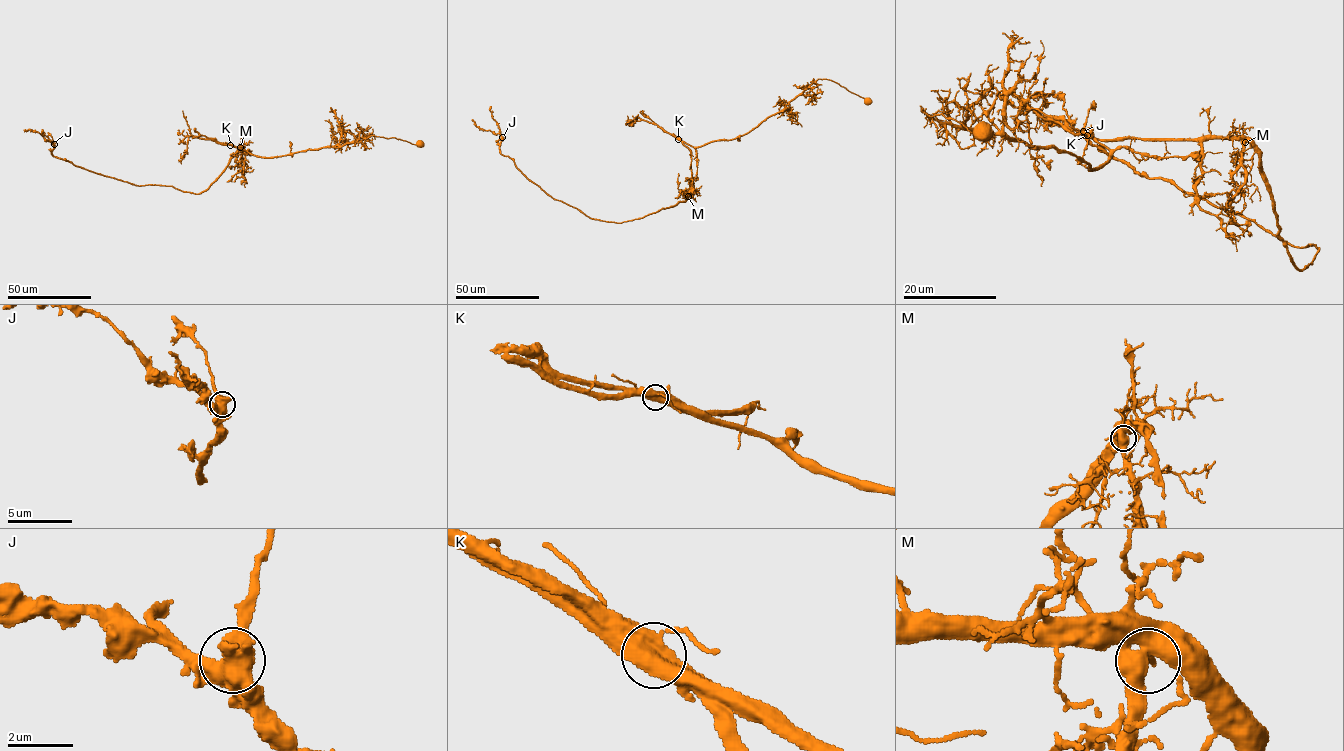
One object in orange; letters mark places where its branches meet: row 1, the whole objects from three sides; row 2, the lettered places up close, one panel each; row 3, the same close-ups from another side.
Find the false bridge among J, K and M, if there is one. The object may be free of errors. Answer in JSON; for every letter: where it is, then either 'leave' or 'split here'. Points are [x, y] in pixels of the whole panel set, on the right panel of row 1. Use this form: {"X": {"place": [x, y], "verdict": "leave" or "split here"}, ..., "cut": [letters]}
{"J": {"place": [1083, 131], "verdict": "leave"}, "K": {"place": [1087, 135], "verdict": "split here"}, "M": {"place": [1245, 142], "verdict": "leave"}, "cut": ["K"]}

